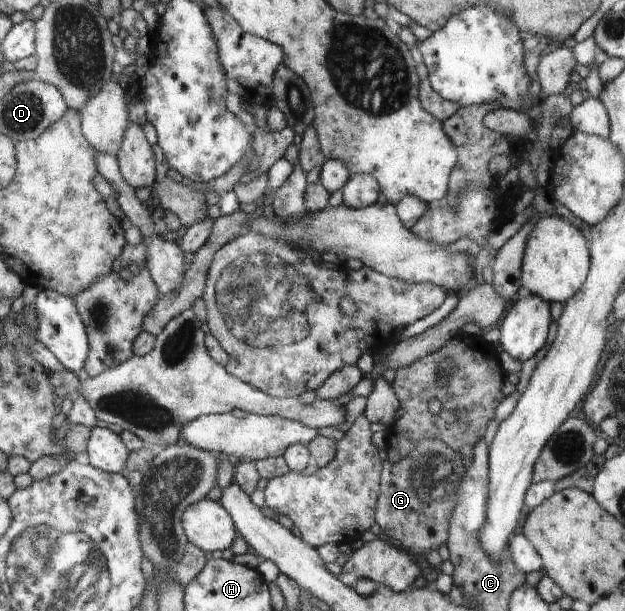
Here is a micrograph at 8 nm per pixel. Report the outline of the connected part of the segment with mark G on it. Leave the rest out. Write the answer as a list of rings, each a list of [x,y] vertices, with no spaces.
[[[436,438],[420,440],[405,458],[397,462],[385,461],[384,472],[380,474],[380,496],[376,510],[376,521],[381,532],[388,534],[399,546],[405,545],[405,550],[414,553],[423,552],[425,556],[429,550],[438,550],[448,539],[456,492],[465,478],[467,468],[468,464],[461,453]]]

